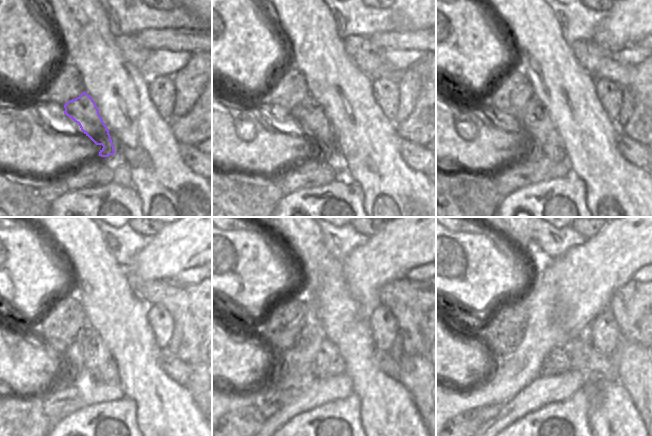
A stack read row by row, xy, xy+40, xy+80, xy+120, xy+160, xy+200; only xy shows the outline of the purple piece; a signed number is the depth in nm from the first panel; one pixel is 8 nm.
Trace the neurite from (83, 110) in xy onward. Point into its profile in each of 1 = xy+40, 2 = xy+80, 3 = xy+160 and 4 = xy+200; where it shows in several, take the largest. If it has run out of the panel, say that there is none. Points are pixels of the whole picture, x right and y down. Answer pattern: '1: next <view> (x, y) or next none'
1: next xy+40 (309, 115)
2: next xy+80 (547, 143)
3: next xy+160 (328, 362)
4: next xy+200 (556, 362)

